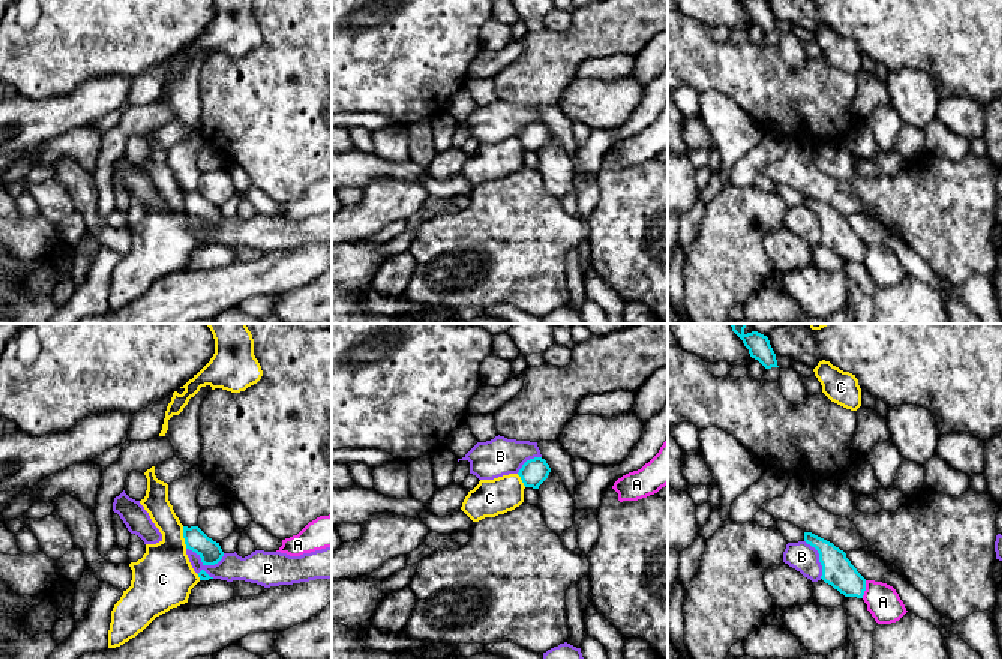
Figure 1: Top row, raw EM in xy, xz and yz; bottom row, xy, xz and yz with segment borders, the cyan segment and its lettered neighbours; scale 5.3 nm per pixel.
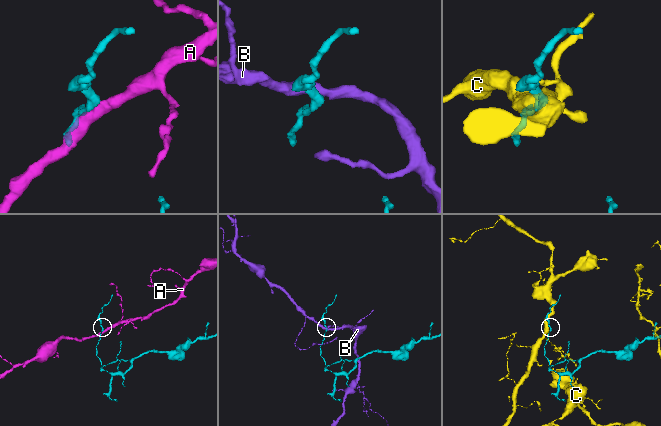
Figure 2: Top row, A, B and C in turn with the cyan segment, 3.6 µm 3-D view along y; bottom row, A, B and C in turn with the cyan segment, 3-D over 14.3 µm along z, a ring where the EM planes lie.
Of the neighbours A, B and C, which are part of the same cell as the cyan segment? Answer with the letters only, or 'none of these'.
none of these

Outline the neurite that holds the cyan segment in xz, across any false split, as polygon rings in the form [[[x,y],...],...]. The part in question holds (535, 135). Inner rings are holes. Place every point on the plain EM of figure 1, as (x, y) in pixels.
[[[534,122],[522,129],[518,140],[525,152],[539,153],[539,150],[548,142],[549,136],[551,132],[546,124],[542,122]]]

